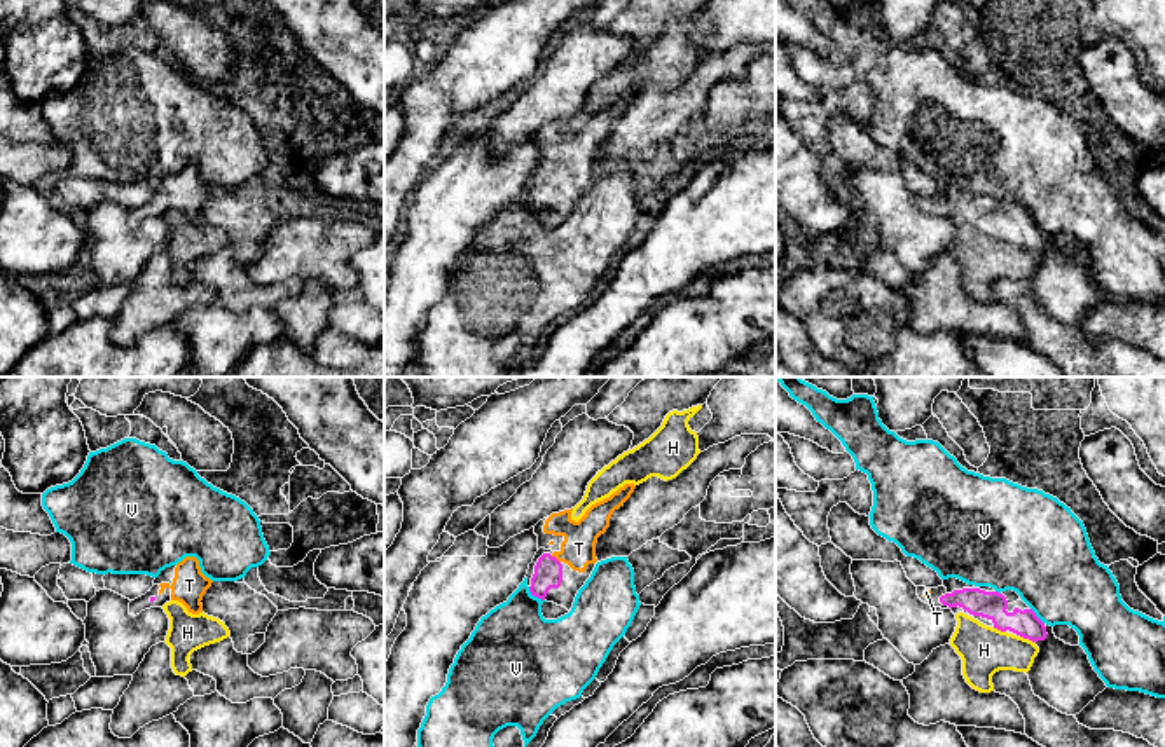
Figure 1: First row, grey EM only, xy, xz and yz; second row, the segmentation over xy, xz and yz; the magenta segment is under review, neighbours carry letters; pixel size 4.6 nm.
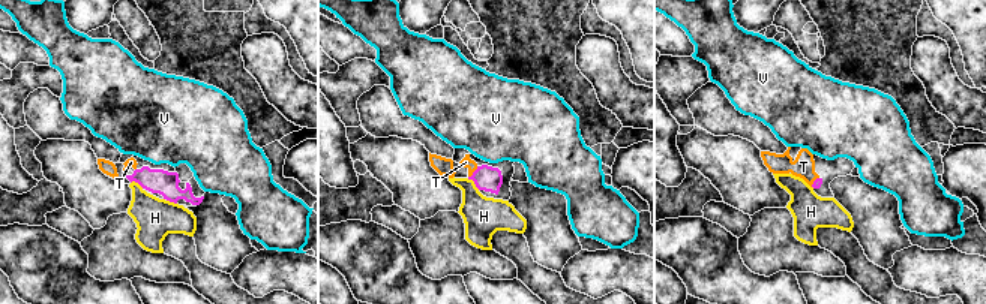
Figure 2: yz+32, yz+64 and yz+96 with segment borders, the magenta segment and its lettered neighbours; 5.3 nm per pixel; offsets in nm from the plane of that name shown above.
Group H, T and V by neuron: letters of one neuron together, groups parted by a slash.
H / T / V

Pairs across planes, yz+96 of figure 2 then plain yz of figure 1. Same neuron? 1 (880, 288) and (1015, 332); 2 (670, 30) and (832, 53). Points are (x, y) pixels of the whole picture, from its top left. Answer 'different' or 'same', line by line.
1: different
2: different

